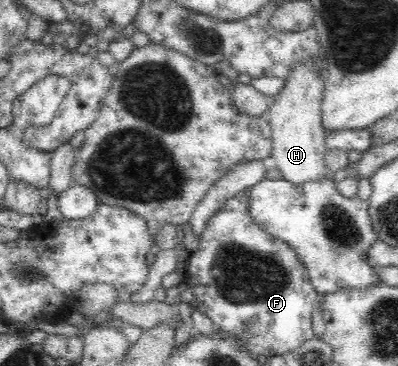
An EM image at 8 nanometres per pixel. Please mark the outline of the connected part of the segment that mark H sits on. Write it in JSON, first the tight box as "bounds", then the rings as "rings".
{"bounds":[265,61,330,186],"rings":[[[310,61],[296,65],[290,71],[290,76],[279,93],[271,98],[269,108],[266,110],[265,117],[270,123],[273,134],[271,156],[274,158],[276,168],[282,173],[282,180],[296,186],[301,186],[308,181],[326,180],[330,176],[325,164],[325,154],[328,148],[325,146],[325,128],[323,127],[321,111],[324,89],[325,81],[322,80],[320,73],[316,71]]]}

